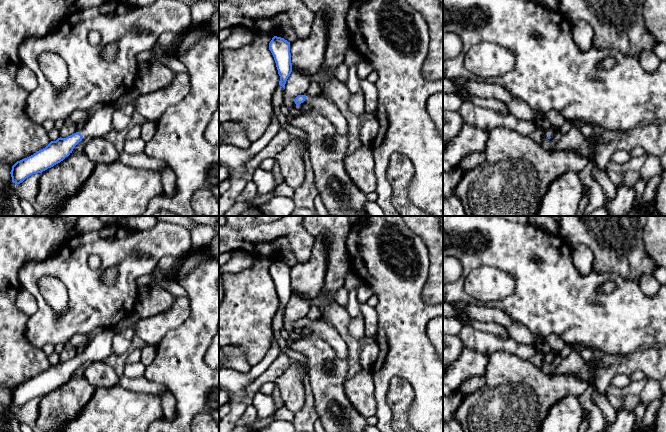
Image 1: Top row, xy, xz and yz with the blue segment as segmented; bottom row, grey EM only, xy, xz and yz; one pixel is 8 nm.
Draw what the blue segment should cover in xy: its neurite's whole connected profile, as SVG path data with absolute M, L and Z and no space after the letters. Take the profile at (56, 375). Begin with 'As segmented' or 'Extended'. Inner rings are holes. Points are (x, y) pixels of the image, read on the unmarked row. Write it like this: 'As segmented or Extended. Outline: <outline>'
Extended. Outline: M111 328L105 329L92 338L86 349L79 356L66 362L58 362L51 365L45 372L37 375L33 379L17 385L10 396L12 406L20 408L33 398L42 397L48 392L63 385L68 381L75 370L84 361L106 362L113 353L112 340L116 333Z

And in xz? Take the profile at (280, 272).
As segmented. Outline: M274 260L269 267L269 274L274 281L280 300L279 309L285 313L286 305L292 296L290 266L284 262Z

